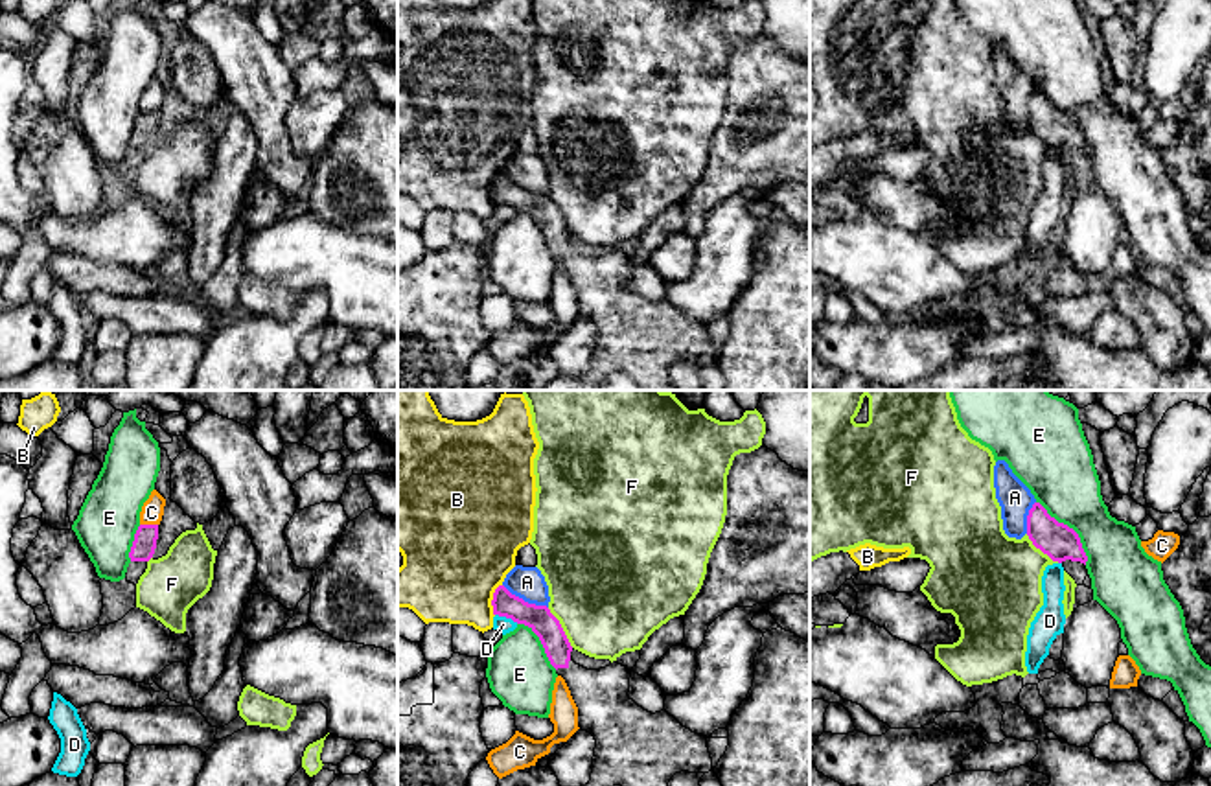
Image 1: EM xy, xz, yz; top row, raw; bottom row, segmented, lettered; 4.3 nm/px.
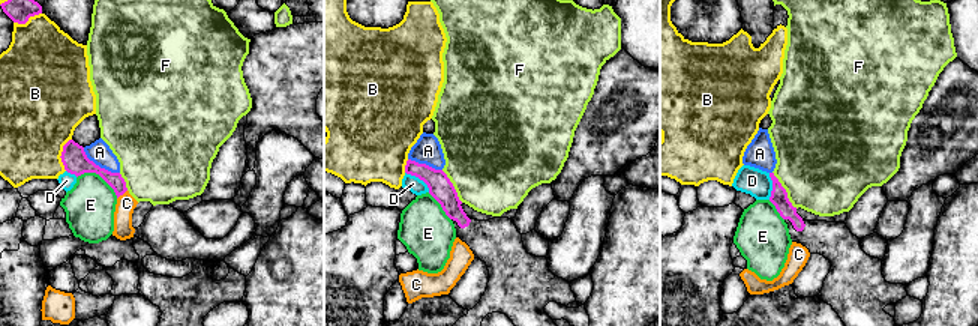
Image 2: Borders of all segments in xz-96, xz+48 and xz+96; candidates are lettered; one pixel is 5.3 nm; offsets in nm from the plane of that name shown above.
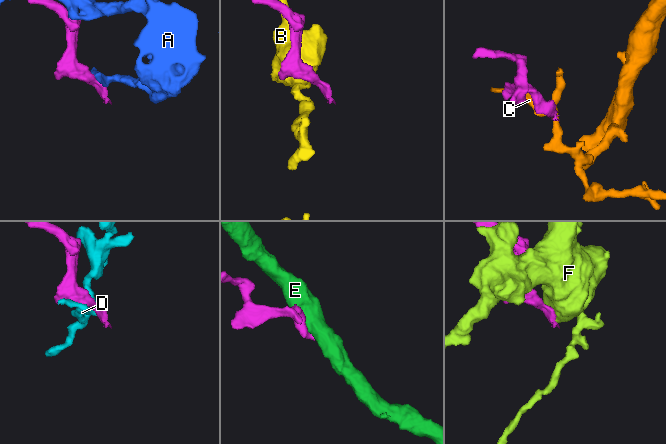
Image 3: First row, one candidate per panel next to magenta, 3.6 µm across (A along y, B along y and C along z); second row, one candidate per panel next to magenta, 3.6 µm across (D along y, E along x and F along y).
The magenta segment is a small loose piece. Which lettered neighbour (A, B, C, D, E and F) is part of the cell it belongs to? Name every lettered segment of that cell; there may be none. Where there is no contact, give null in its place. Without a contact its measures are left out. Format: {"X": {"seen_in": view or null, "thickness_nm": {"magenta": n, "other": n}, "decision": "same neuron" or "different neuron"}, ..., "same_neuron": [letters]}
{"A": {"seen_in": "xz", "thickness_nm": {"magenta": 120, "other": 140}, "decision": "different neuron"}, "B": {"seen_in": "xz", "thickness_nm": {"magenta": 110, "other": 460}, "decision": "different neuron"}, "C": {"seen_in": "xy", "thickness_nm": {"magenta": 100, "other": 100}, "decision": "different neuron"}, "D": {"seen_in": "xz", "thickness_nm": {"magenta": 120, "other": 70}, "decision": "different neuron"}, "E": {"seen_in": "yz", "thickness_nm": {"magenta": 160, "other": 300}, "decision": "different neuron"}, "F": {"seen_in": "xz", "thickness_nm": {"magenta": 120, "other": 480}, "decision": "different neuron"}, "same_neuron": []}

